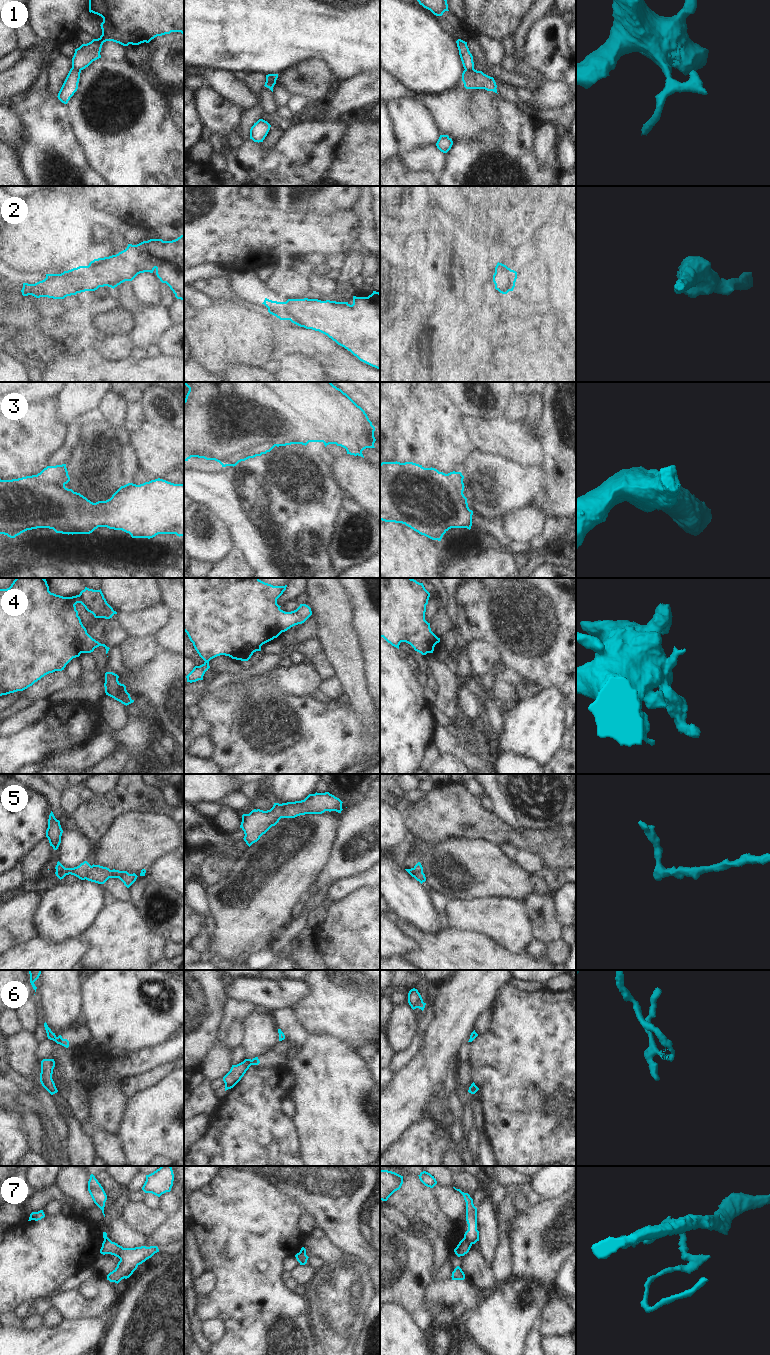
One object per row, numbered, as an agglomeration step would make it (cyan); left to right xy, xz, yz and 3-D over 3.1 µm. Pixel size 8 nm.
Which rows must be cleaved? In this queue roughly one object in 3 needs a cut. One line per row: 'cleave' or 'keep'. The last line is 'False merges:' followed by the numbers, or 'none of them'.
1: cleave
2: keep
3: keep
4: keep
5: keep
6: cleave
7: cleave
False merges: 1, 6, 7

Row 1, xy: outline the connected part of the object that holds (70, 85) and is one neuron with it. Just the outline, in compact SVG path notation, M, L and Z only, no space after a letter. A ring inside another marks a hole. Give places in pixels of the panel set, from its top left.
M75 68L70 69L57 96L62 103L67 104L70 98L77 91L80 73L81 70L77 70Z

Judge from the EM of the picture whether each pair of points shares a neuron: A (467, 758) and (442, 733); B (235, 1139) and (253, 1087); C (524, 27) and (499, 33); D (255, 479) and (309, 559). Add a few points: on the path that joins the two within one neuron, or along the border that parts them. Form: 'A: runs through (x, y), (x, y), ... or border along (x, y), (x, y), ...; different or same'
A: runs through (461, 752), (447, 739); same
B: runs through (248, 1126), (253, 1109), (253, 1100); same
C: border along (529, 10), (521, 19), (514, 33); different
D: runs through (270, 499), (283, 512), (285, 528), (296, 539); same

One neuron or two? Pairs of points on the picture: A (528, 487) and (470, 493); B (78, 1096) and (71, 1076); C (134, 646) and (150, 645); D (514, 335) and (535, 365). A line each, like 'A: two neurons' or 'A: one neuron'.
A: one neuron
B: two neurons
C: one neuron
D: two neurons

